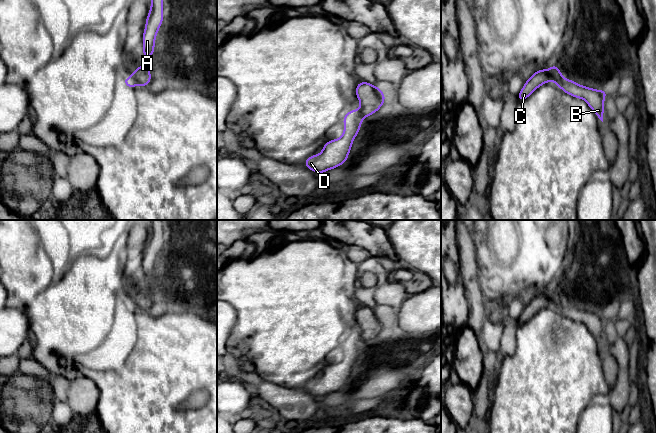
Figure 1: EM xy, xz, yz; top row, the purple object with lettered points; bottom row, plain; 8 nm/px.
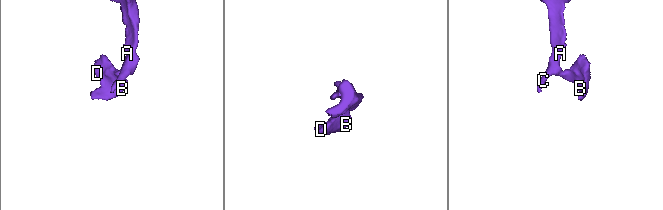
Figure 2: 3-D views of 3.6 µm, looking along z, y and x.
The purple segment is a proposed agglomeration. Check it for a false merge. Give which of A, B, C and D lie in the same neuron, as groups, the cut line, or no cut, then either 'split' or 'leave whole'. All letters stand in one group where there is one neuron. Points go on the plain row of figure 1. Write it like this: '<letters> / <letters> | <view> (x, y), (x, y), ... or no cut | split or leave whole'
A C / B D | xy (132, 299), (137, 308) | split

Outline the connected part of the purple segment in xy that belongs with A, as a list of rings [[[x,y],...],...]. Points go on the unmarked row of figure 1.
[[[151,220],[150,235],[146,242],[146,250],[143,257],[142,277],[145,283],[154,278],[155,263],[163,246],[163,223],[162,220]]]

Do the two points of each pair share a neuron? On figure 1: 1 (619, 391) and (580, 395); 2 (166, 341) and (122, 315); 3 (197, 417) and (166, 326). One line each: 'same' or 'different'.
1: different
2: different
3: same

